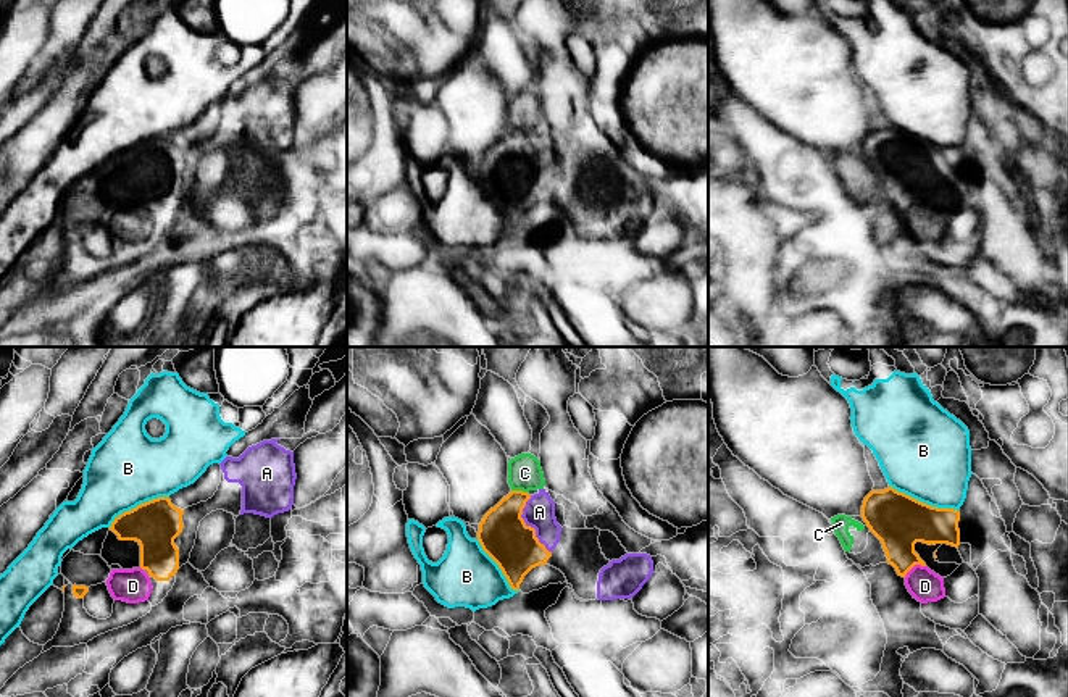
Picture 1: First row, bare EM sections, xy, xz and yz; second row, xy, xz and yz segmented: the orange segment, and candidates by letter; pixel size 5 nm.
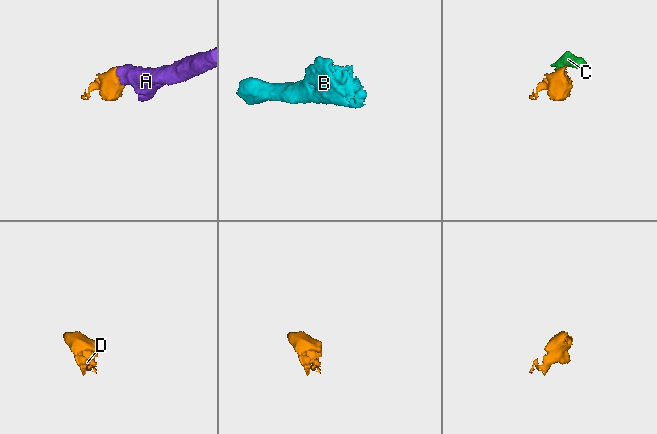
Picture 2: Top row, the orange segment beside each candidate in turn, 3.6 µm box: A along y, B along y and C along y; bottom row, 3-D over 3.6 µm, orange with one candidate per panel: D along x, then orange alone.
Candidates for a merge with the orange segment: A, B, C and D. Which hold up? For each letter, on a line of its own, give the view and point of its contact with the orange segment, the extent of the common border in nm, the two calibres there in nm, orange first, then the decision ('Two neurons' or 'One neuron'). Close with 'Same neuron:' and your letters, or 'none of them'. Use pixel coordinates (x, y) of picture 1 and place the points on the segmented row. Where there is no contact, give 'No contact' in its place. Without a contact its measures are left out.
A: Touches orange at xz (528, 526). Shared border 300 nm. Thickness 240 nm (orange) against 160 nm. One neuron
B: Touches orange at yz (921, 502). Shared border 360 nm. Thickness 280 nm (orange) against 460 nm. Two neurons
C: Touches orange at xz (520, 491). Shared border 80 nm. Thickness 240 nm (orange) against 170 nm. Two neurons
D: Touches orange at yz (913, 565). Shared border 130 nm. Thickness 280 nm (orange) against 160 nm. One neuron
Same neuron: A, D

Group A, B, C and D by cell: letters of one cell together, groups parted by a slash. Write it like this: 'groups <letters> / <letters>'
groups A D / B / C

